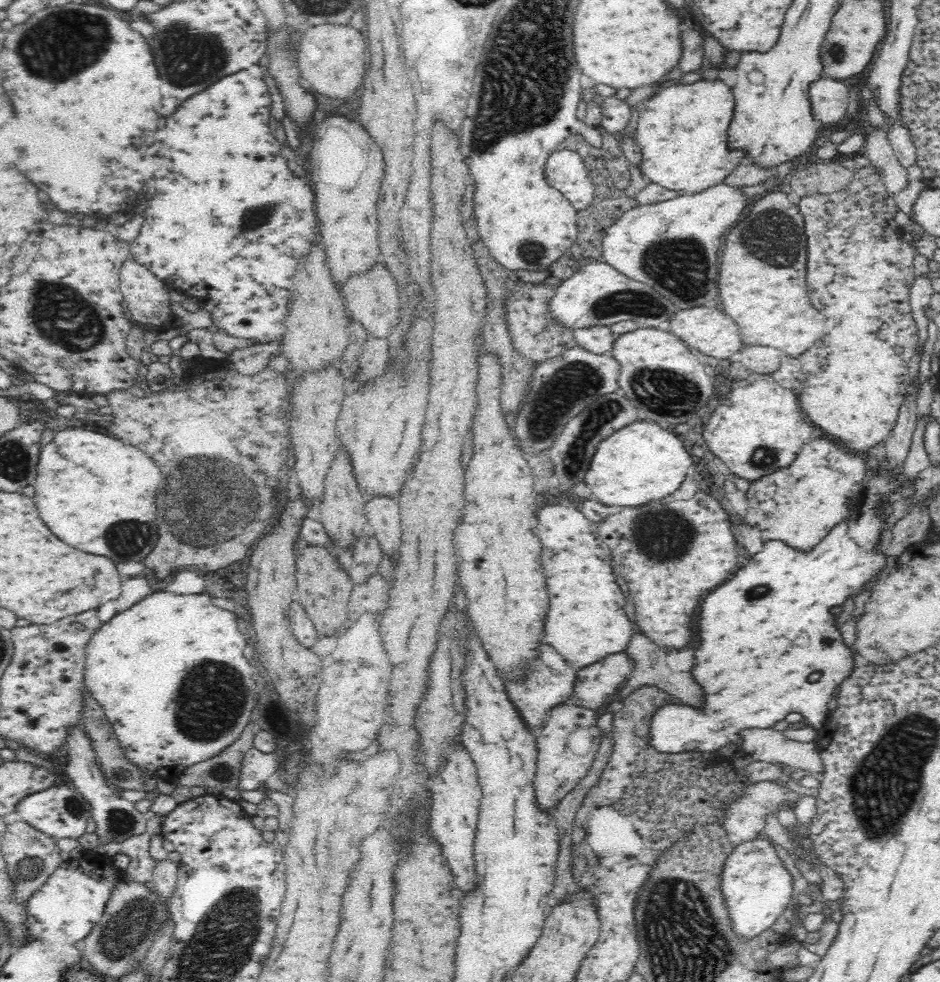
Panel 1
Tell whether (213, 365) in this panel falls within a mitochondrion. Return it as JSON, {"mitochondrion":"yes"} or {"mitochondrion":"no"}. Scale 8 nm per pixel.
{"mitochondrion":"no"}

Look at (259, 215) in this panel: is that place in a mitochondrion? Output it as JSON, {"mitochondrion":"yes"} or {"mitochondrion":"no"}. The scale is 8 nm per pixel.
{"mitochondrion":"yes"}

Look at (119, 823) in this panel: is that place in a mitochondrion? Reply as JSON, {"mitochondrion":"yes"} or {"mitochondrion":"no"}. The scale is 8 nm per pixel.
{"mitochondrion":"yes"}

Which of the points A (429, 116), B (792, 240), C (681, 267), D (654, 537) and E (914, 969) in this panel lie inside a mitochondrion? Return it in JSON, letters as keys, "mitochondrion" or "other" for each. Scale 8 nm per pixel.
{"A":"other","B":"mitochondrion","C":"mitochondrion","D":"mitochondrion","E":"other"}

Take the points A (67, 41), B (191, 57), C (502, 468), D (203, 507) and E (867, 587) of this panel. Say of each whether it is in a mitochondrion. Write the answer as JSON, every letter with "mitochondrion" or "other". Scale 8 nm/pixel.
{"A":"mitochondrion","B":"mitochondrion","C":"other","D":"mitochondrion","E":"other"}

